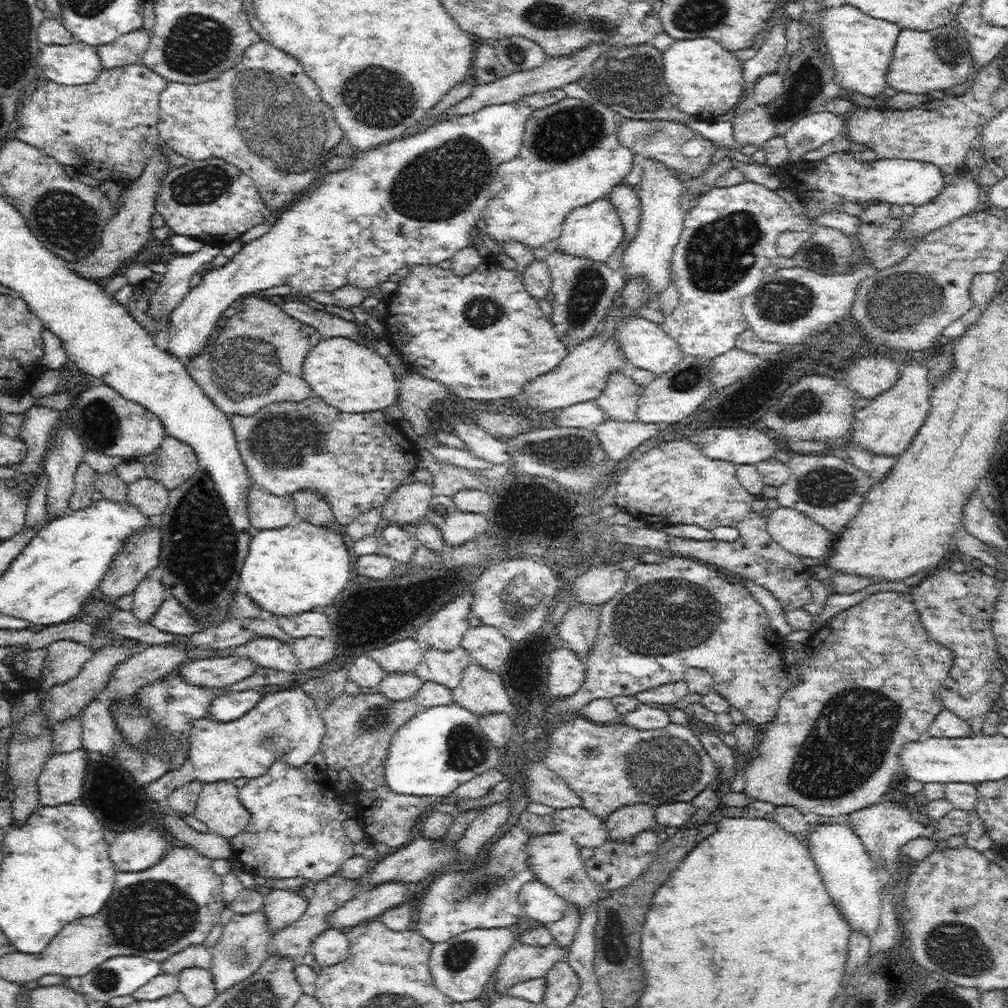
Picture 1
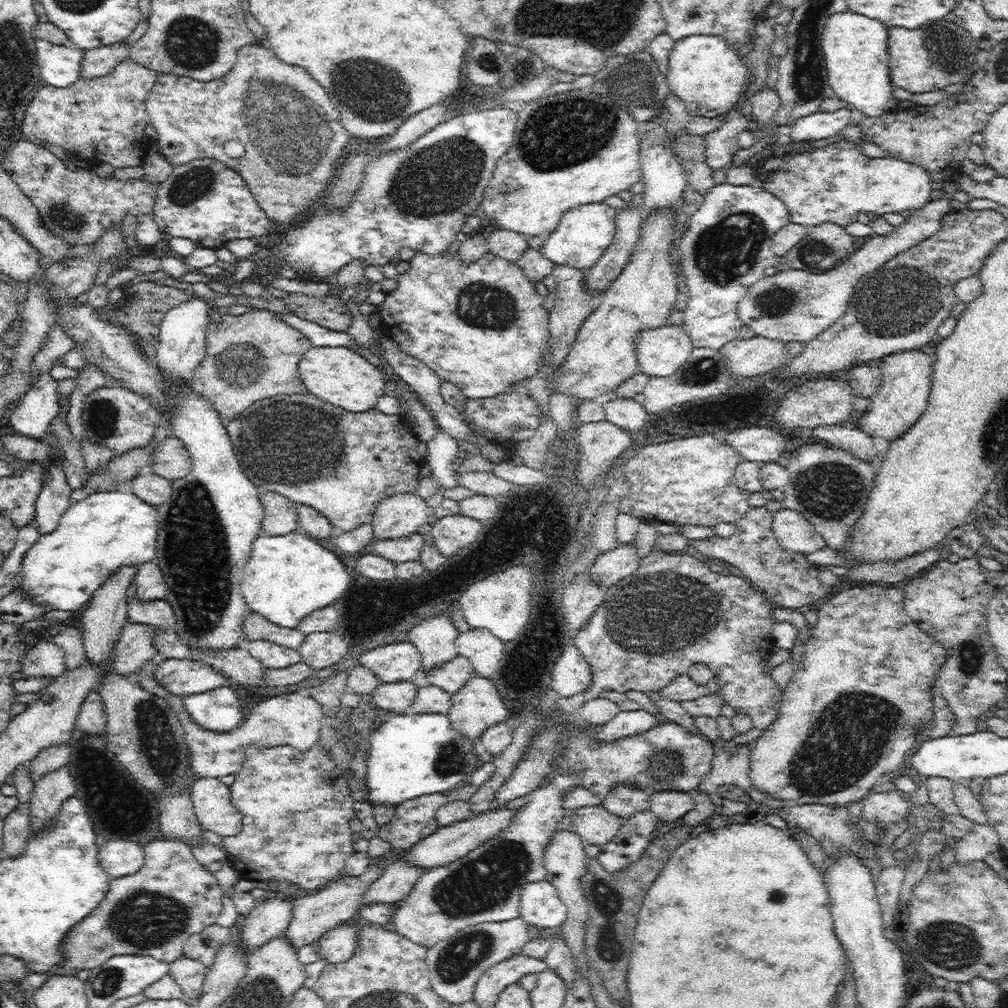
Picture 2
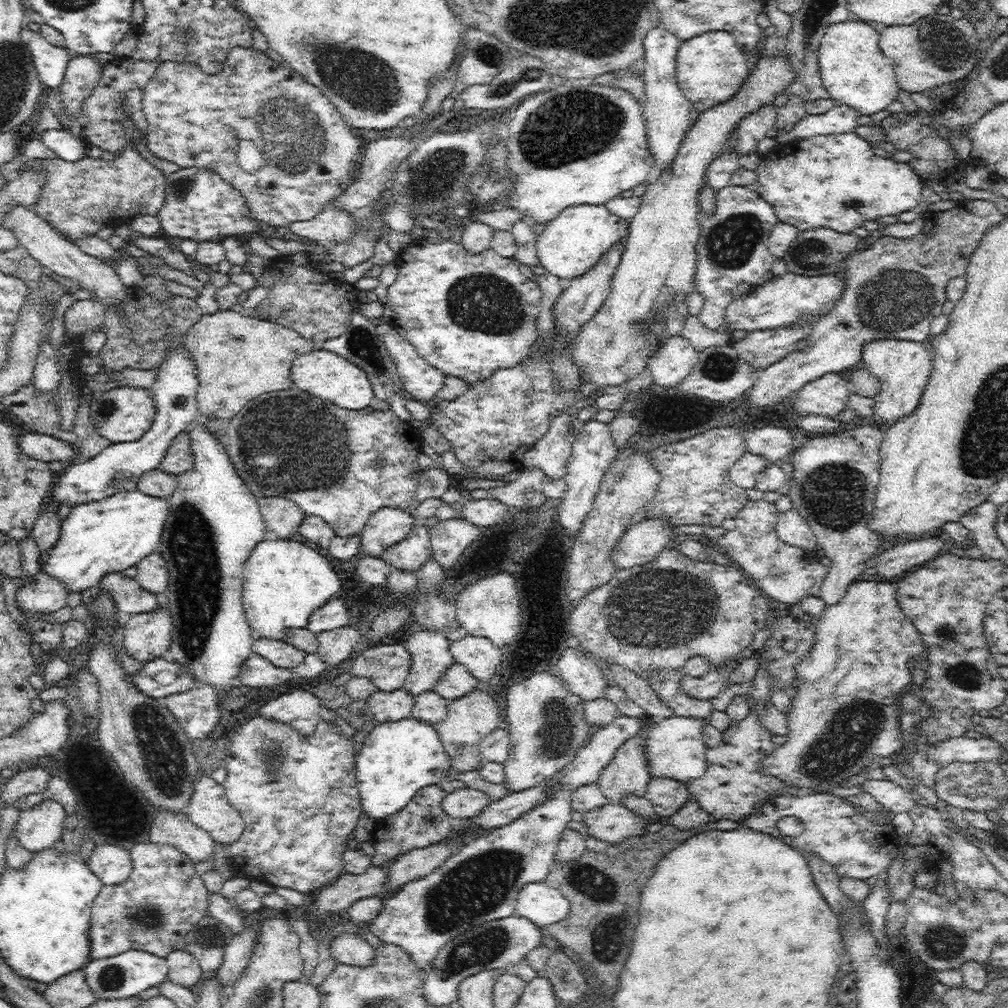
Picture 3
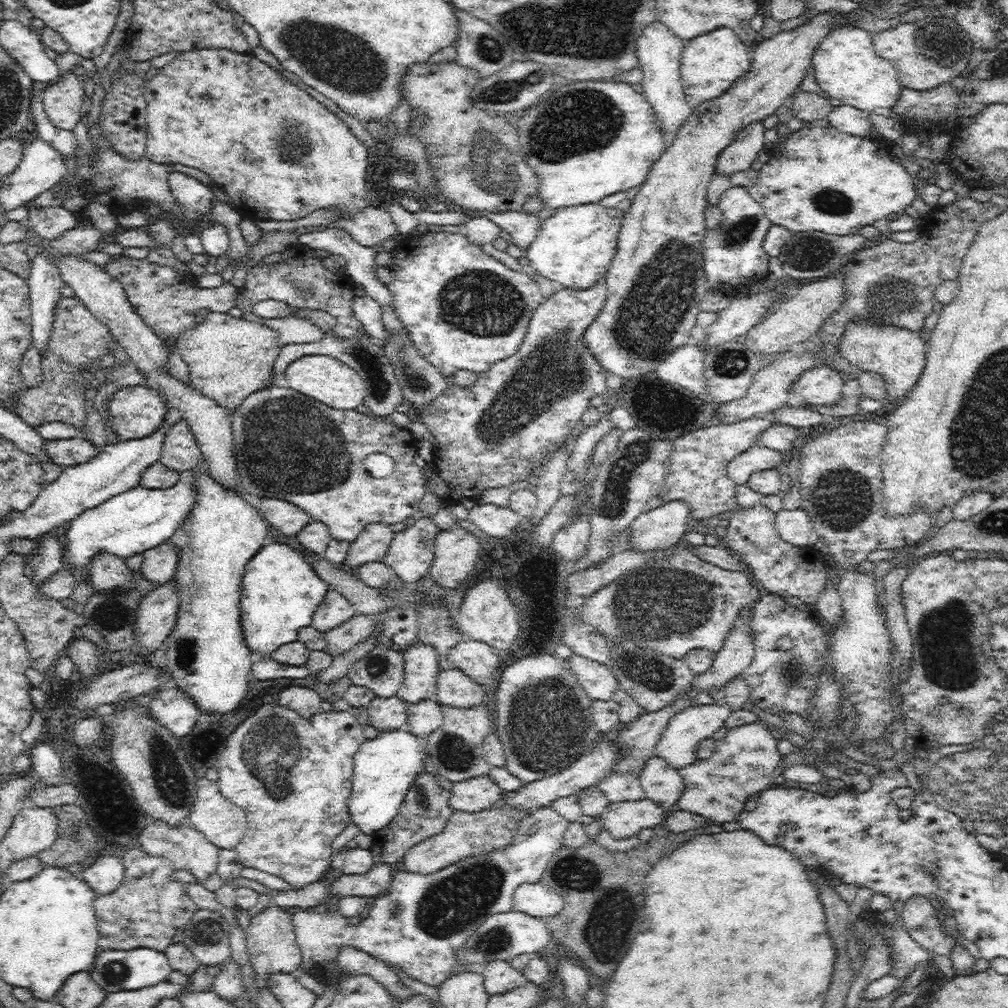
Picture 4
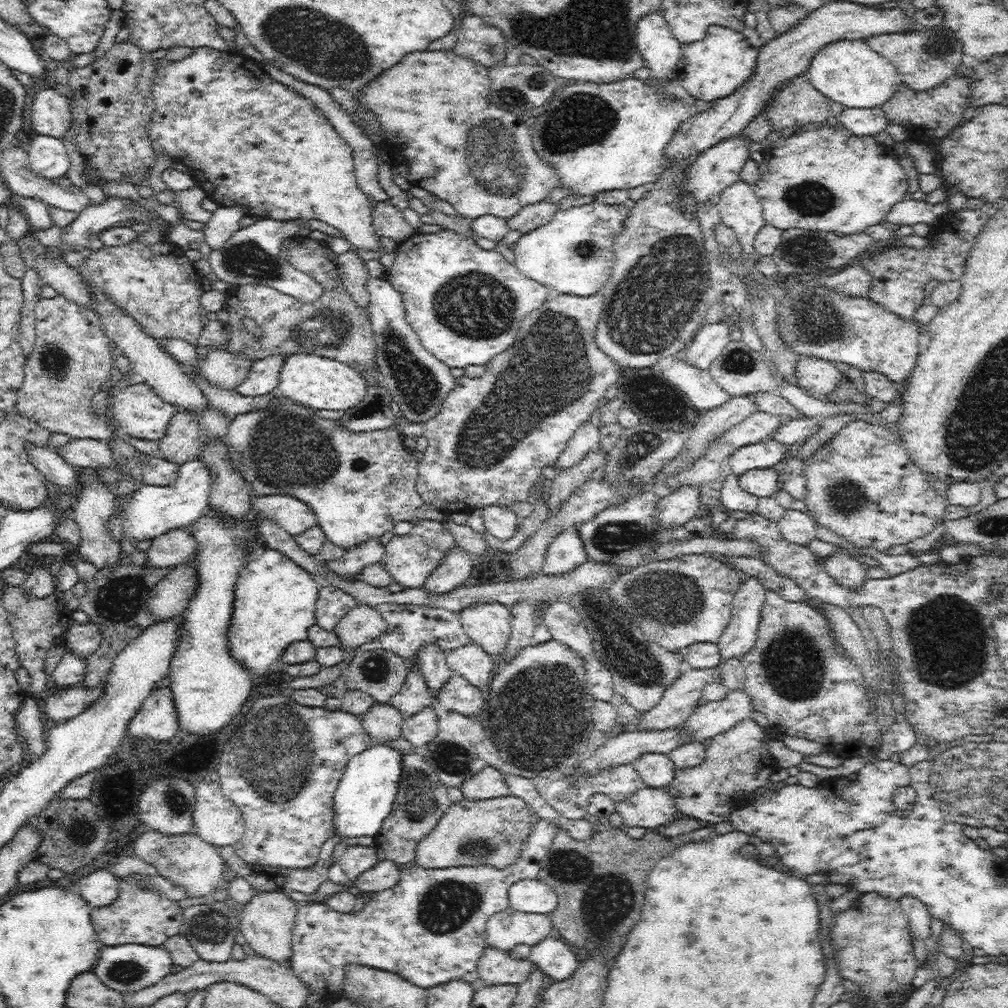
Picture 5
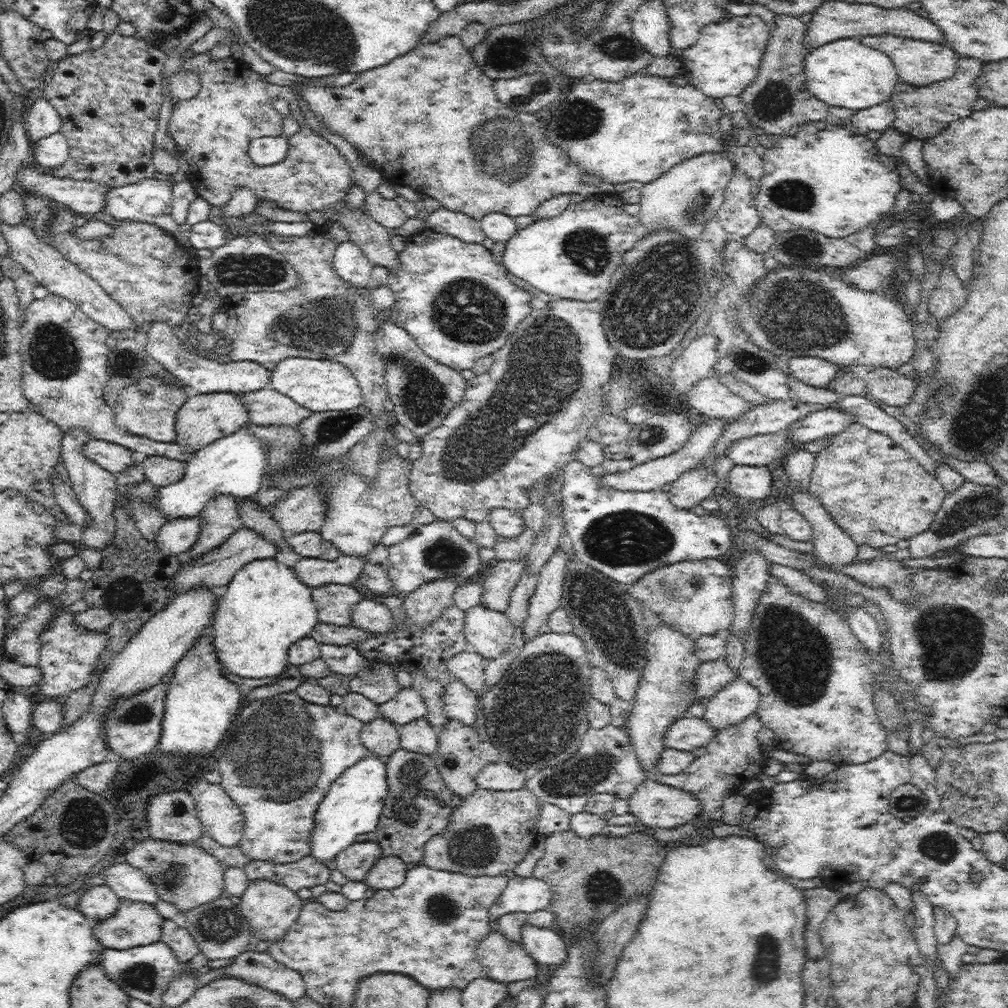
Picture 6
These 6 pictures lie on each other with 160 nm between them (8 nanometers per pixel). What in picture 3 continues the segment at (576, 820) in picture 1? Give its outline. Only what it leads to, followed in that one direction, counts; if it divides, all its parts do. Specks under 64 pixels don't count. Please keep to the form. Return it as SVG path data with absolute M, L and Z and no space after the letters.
M608 802L583 814L588 837L611 844L626 842L632 836L640 836L645 832L646 822L648 820L644 820L621 803Z

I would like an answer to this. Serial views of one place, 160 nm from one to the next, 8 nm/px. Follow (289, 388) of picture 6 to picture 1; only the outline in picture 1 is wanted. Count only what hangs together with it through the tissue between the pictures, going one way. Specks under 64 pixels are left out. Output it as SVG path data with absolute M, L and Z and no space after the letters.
M330 337L316 344L304 360L302 376L311 386L314 396L342 412L384 410L399 397L400 381L387 360L376 354L372 347L366 347L348 337Z

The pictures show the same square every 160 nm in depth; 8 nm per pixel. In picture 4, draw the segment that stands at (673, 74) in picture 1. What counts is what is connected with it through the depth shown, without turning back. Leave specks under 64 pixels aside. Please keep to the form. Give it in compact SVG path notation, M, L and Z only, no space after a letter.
M718 27L689 40L681 54L681 83L685 99L692 107L722 96L751 67L754 45L746 44L728 27Z

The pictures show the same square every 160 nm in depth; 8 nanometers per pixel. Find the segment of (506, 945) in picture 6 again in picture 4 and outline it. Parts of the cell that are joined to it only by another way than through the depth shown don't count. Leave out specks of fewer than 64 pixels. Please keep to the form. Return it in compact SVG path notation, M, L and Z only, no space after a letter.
M492 960L481 970L484 987L489 995L504 994L504 992L525 986L528 982L523 971L512 968L511 963L505 960Z

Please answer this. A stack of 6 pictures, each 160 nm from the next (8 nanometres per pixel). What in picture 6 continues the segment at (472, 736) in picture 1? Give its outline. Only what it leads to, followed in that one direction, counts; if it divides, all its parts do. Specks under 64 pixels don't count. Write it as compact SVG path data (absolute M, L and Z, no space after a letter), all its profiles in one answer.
M368 755L354 766L346 768L340 778L330 786L326 796L318 804L314 816L310 855L316 861L328 862L355 844L358 835L376 831L384 806L384 796L388 792L387 760L376 755Z

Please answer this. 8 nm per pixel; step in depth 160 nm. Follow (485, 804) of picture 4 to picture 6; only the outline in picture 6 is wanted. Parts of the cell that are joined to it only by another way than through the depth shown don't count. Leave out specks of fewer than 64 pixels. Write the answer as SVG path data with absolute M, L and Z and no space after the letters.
M496 762L481 768L476 776L477 788L488 790L516 790L525 786L523 772L514 766Z

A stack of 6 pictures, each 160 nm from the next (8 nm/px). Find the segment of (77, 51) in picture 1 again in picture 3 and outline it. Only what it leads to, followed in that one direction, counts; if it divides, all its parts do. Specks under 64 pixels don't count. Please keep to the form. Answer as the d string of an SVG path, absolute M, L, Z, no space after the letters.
M22 29L22 43L28 45L32 60L40 81L45 87L56 89L64 80L66 66L70 62L72 51L69 48L50 44L39 32Z

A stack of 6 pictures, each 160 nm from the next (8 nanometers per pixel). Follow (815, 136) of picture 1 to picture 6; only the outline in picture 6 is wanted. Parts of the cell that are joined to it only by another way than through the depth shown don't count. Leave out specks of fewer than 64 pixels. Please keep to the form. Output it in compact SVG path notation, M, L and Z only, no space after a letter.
M891 99L884 100L870 106L857 110L850 119L849 126L862 135L868 132L885 131L889 126L893 126L895 110Z

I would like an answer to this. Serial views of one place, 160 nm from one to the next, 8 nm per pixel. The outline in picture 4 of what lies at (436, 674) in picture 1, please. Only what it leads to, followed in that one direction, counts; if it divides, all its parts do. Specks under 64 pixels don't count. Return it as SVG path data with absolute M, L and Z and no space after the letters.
M446 668L437 678L437 689L434 699L439 704L472 709L482 705L486 696L485 686L474 682L458 668Z

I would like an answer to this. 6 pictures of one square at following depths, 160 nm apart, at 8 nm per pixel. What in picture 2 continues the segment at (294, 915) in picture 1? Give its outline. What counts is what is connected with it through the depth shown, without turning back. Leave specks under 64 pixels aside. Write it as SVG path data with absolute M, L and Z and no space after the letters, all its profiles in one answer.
M280 898L266 899L257 905L244 918L240 937L244 941L242 949L251 954L254 949L268 940L283 936L292 918L292 903Z

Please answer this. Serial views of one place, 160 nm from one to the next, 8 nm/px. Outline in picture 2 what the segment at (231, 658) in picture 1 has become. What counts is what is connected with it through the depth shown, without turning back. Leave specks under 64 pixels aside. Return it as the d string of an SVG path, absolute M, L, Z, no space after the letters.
M162 658L153 673L162 688L183 698L228 686L230 681L208 662L192 659Z

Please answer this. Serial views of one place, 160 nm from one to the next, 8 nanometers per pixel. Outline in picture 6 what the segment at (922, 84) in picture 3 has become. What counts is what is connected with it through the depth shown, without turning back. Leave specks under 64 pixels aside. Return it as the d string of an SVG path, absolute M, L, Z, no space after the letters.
M894 35L862 36L857 38L864 46L887 53L894 63L897 78L911 85L928 86L950 78L957 71L956 51L946 42L936 43Z

